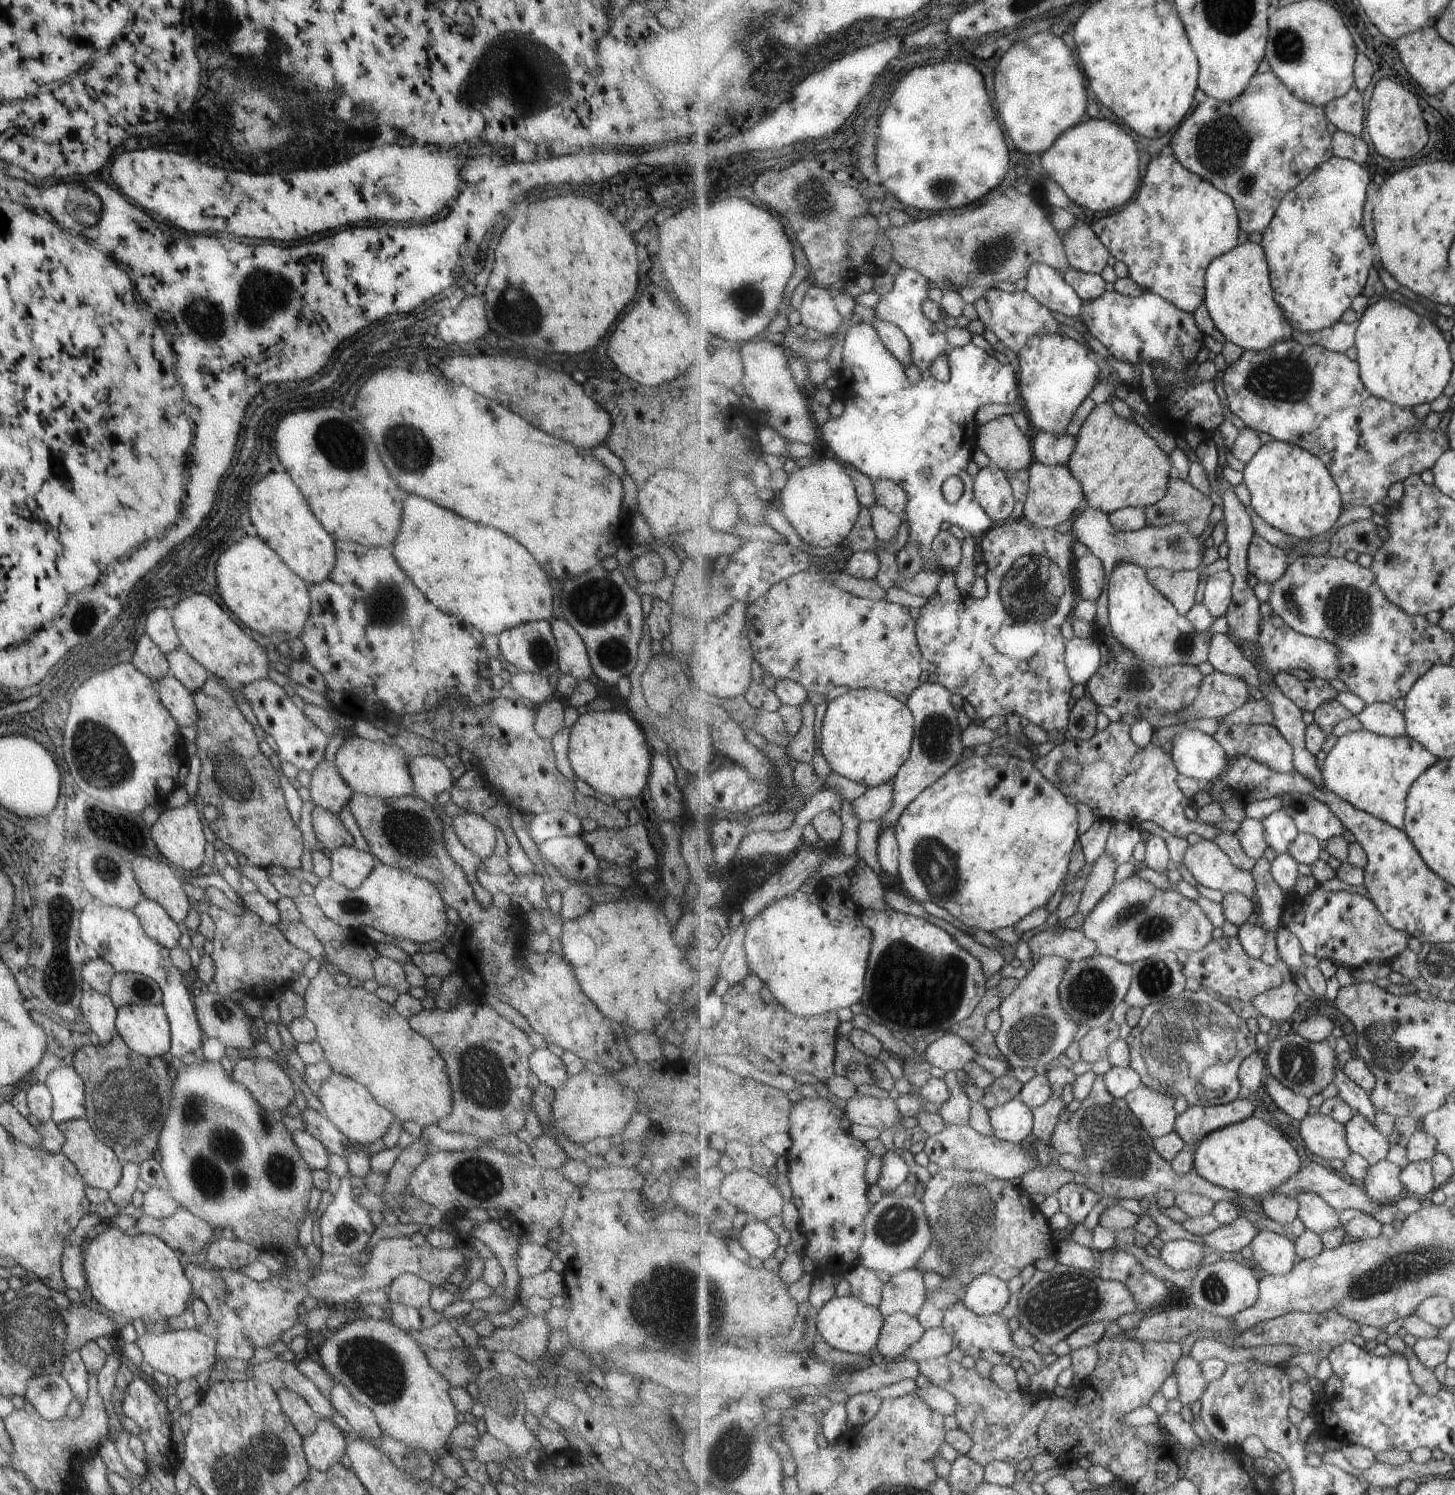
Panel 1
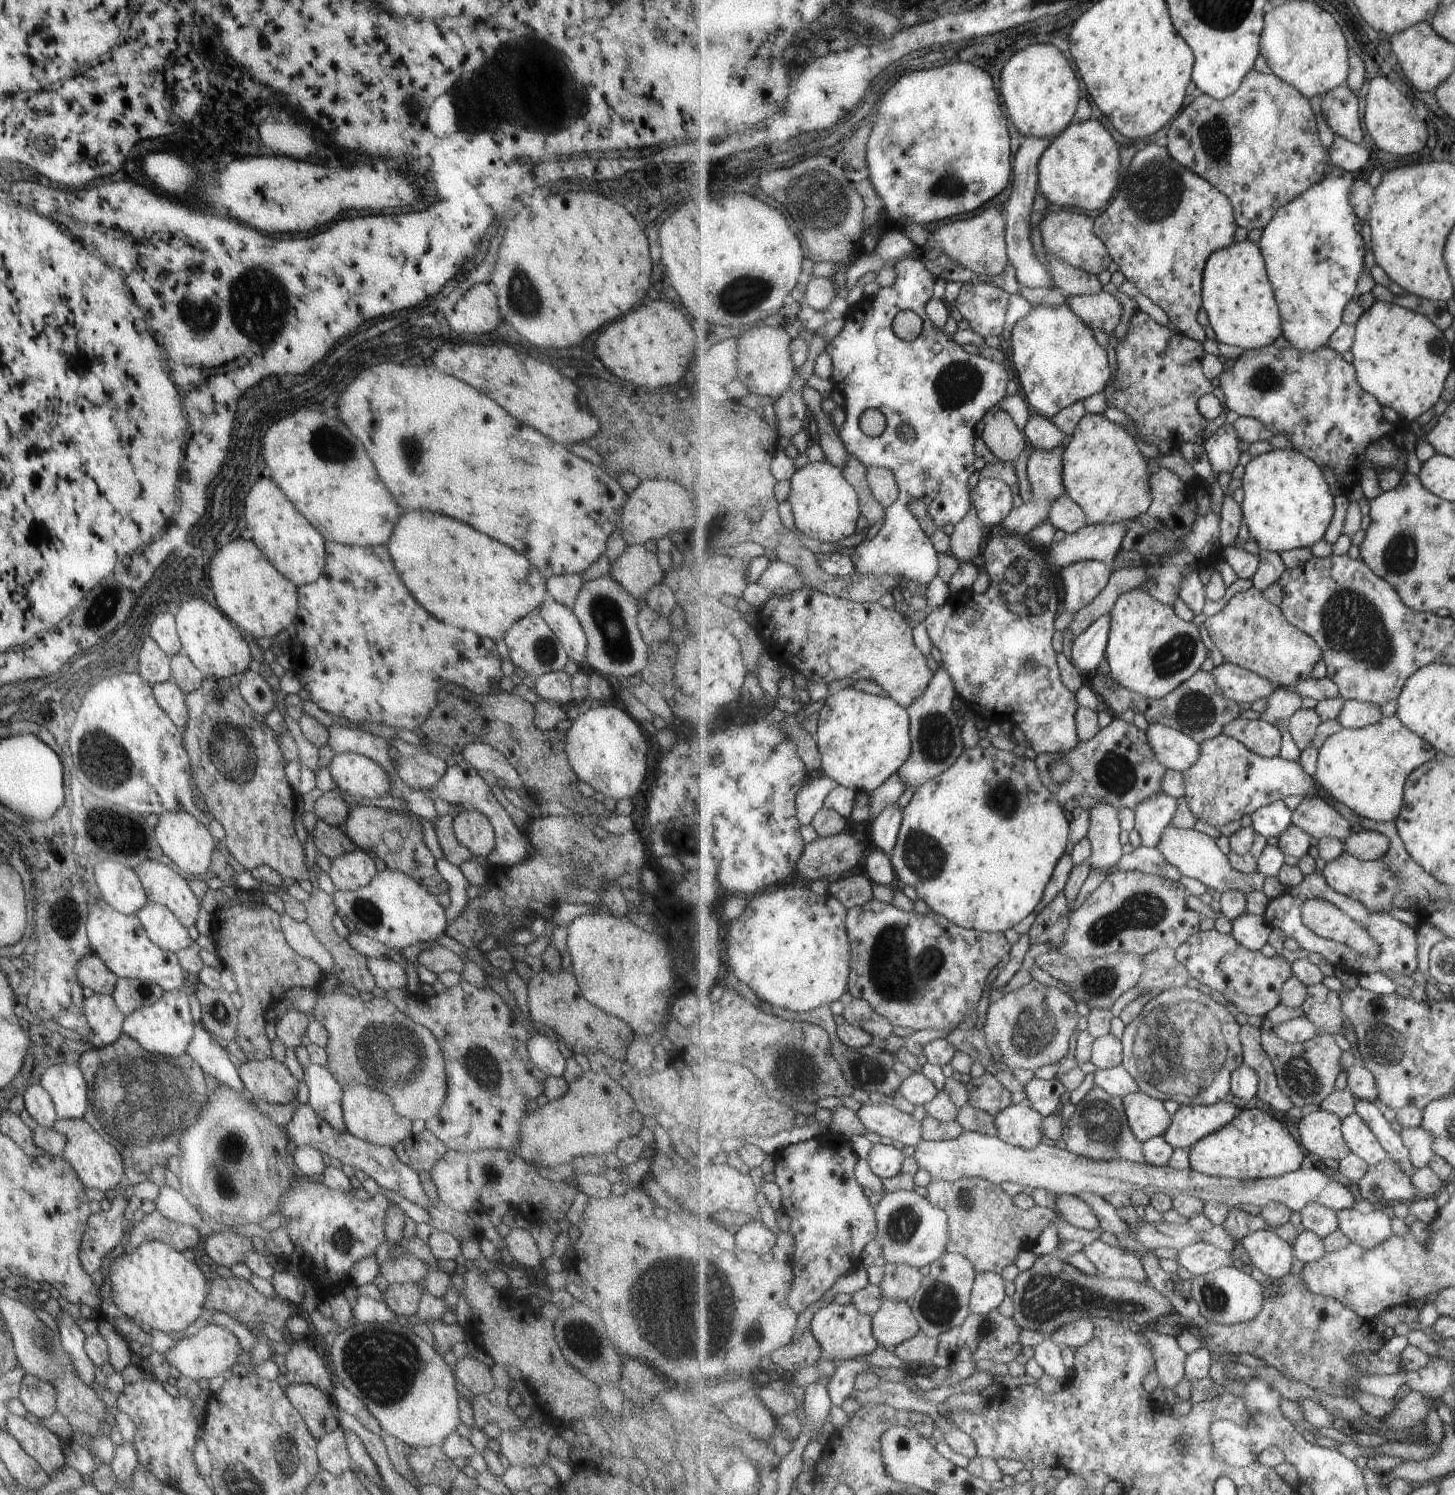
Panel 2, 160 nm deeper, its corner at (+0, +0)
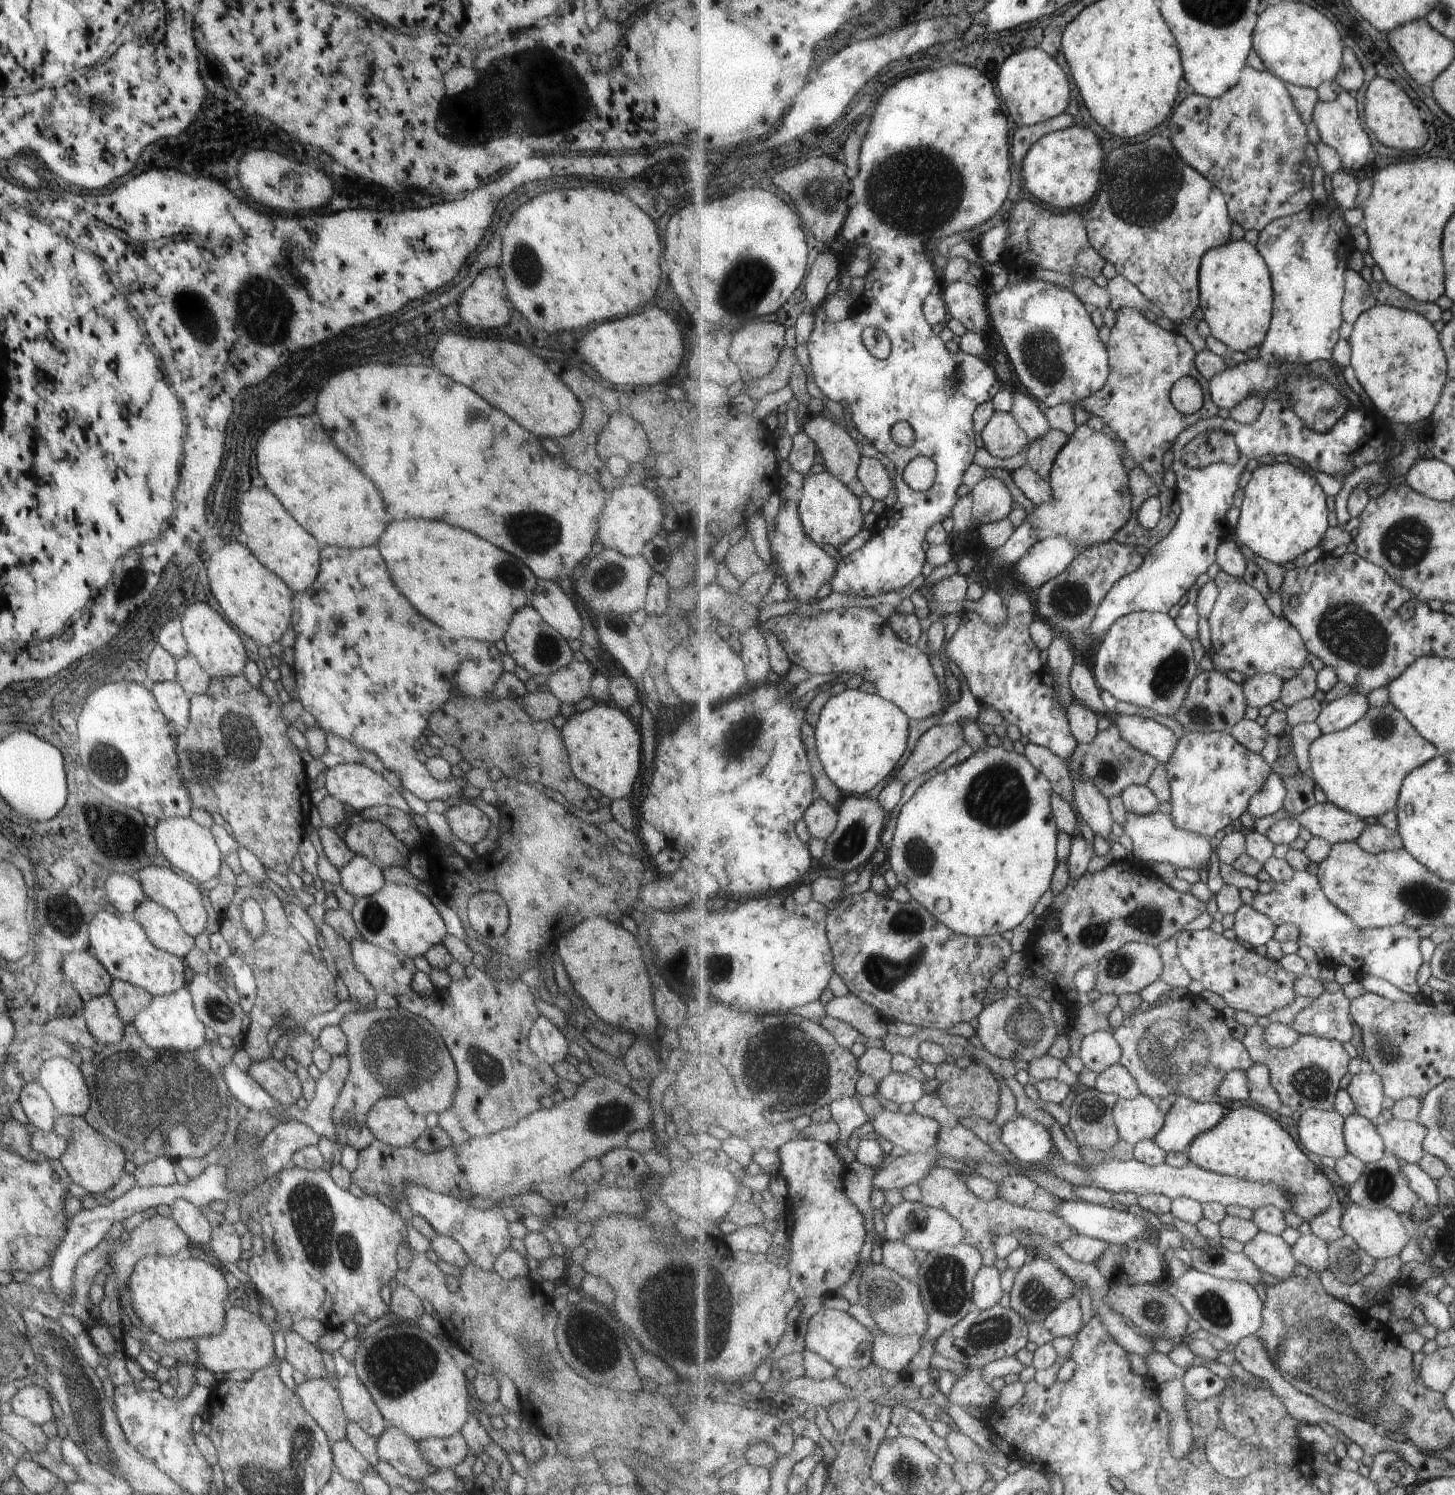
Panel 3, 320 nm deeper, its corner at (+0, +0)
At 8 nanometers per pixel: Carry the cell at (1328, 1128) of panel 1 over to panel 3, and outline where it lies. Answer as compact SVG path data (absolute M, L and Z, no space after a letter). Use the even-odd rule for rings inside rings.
M1306 1110L1297 1121L1301 1146L1319 1157L1343 1158L1349 1153L1344 1135L1345 1123L1344 1115L1336 1110Z

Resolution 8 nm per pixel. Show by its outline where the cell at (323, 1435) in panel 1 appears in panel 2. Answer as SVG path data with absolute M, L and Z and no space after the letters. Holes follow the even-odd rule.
M339 1427L316 1439L315 1450L320 1468L333 1476L340 1475L349 1468L350 1456L346 1449L343 1430Z

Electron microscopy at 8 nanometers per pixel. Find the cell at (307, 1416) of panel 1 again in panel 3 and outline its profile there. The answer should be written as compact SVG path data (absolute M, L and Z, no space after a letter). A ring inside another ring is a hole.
M326 1377L305 1379L294 1389L303 1410L313 1417L330 1443L345 1439L348 1420L332 1382Z

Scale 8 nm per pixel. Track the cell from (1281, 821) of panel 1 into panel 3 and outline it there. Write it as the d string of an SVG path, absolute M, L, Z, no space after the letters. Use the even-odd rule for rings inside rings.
M1272 772L1267 777L1265 786L1253 796L1249 803L1248 811L1255 818L1265 818L1277 810L1284 808L1284 800L1287 796L1287 787L1284 780L1277 772Z

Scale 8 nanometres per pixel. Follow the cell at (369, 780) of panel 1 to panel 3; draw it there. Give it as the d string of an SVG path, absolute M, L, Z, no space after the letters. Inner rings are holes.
M341 763L335 765L334 767L327 768L324 777L324 786L325 790L327 790L327 794L332 796L335 800L342 802L344 806L347 805L357 813L367 807L376 807L379 805L387 805L408 814L410 812L399 789L393 788L393 786L388 784L378 772L373 772L373 770L362 764Z

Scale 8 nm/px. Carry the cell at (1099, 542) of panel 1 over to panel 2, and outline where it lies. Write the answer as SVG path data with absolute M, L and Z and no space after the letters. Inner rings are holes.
M1067 493L1052 502L1048 521L1066 535L1077 534L1085 526L1091 525L1084 510Z

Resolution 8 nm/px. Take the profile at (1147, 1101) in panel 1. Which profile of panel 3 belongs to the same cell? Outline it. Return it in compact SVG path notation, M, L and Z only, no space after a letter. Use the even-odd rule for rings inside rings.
M1145 1094L1133 1100L1117 1101L1114 1114L1121 1139L1133 1146L1142 1140L1153 1139L1166 1121L1166 1114L1159 1110L1157 1103L1157 1099Z

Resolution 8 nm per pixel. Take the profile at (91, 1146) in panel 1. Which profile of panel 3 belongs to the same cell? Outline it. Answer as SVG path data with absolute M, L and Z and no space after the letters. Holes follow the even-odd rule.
M55 1114L50 1131L66 1140L65 1150L58 1161L63 1165L70 1182L81 1186L85 1192L101 1195L110 1189L124 1172L123 1164L125 1164L126 1158L121 1147L93 1130L82 1116Z

